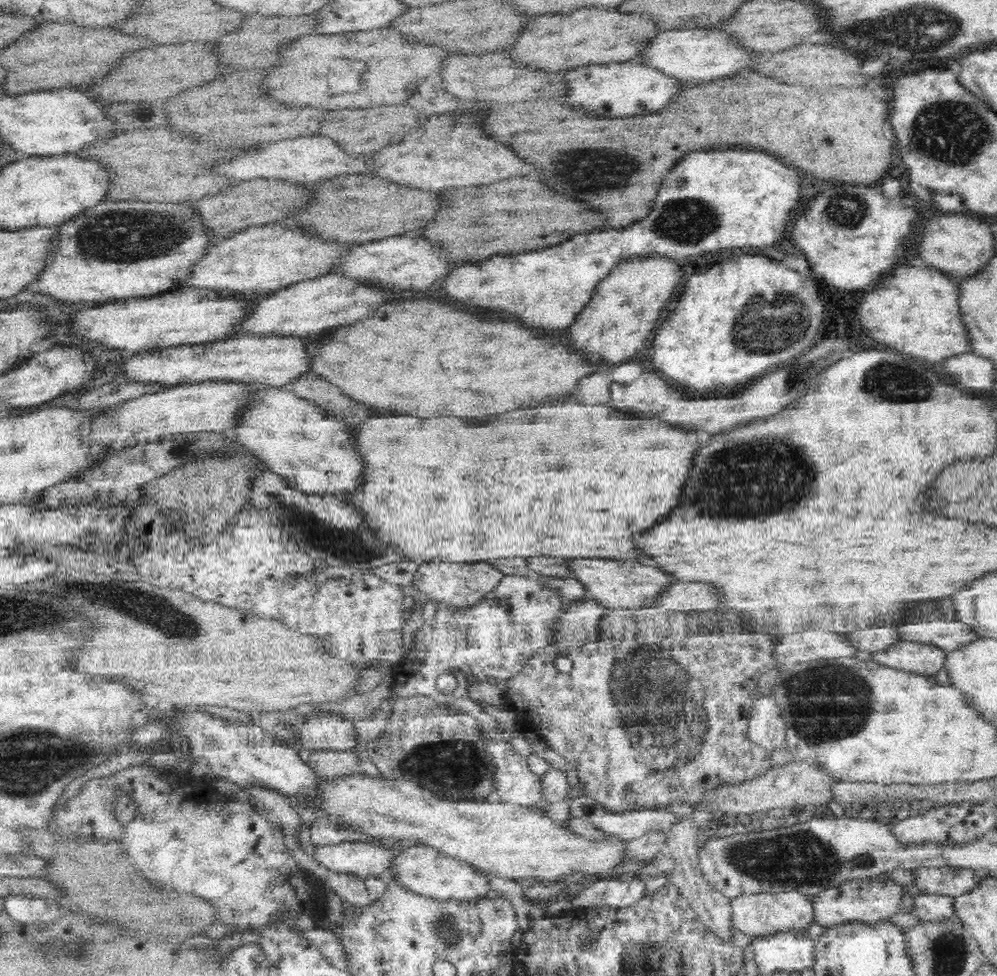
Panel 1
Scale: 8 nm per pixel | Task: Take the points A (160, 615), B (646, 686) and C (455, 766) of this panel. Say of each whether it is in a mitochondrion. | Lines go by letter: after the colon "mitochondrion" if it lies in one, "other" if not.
A: mitochondrion
B: mitochondrion
C: mitochondrion

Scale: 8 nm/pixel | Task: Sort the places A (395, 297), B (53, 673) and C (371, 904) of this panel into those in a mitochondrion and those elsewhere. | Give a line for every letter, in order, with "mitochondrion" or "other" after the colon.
A: other
B: other
C: other

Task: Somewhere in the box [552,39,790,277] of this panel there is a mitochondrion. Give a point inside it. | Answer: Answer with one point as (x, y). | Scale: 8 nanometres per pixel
(589, 173)

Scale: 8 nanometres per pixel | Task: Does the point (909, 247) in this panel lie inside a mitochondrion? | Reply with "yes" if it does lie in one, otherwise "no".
no

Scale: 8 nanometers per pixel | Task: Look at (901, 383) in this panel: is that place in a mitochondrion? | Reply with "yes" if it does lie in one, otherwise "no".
yes

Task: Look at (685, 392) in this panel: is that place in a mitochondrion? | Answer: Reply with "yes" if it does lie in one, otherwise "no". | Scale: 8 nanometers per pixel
no

